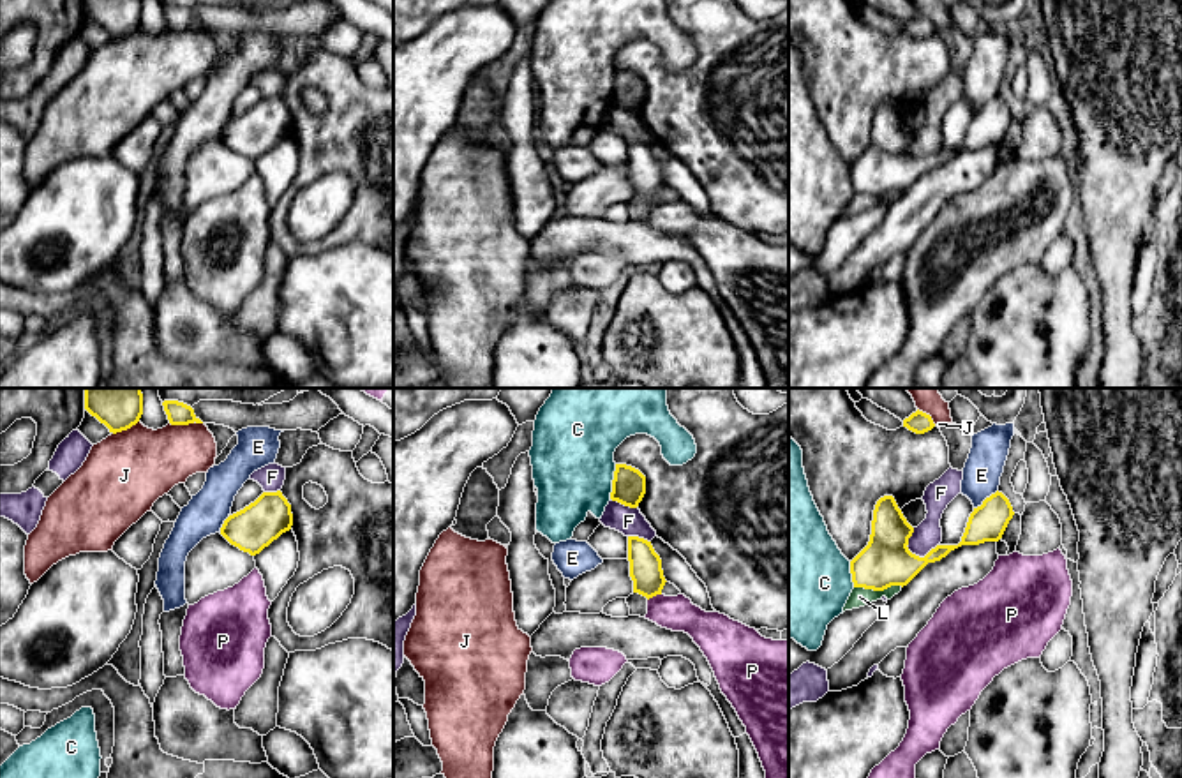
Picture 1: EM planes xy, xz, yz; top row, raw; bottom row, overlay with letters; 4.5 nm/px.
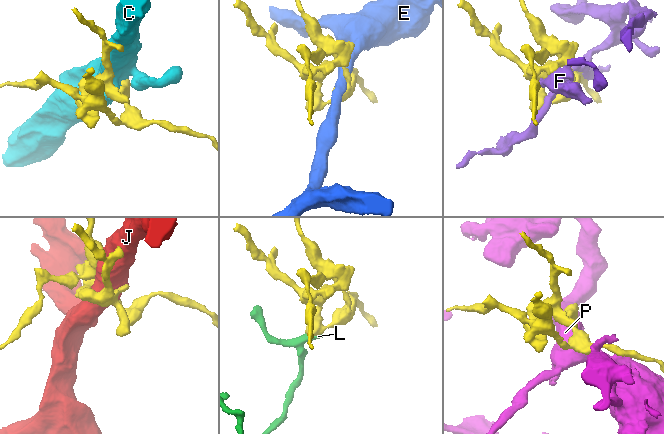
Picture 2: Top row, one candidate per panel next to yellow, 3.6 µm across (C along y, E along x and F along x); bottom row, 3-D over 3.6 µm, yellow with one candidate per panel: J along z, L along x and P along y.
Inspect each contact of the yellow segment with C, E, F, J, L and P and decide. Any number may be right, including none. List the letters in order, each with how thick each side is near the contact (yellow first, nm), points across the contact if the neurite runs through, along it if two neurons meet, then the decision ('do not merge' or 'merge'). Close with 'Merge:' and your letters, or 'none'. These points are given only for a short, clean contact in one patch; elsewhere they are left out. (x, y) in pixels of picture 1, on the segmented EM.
C: 160/380 nm | do not merge
E: 170/180 nm | along yz (997, 489), (974, 508) | do not merge
F: 220/120 nm | do not merge
J: 110/320 nm | do not merge
L: 220/90 nm | along yz (902, 586), (882, 590), (854, 588) | do not merge
P: 150/160 nm | along xz (660, 593), (648, 600) | do not merge
Merge: none

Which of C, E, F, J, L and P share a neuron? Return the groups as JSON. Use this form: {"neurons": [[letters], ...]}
{"neurons": [["C"], ["E"], ["F"], ["J"], ["L"], ["P"]]}

